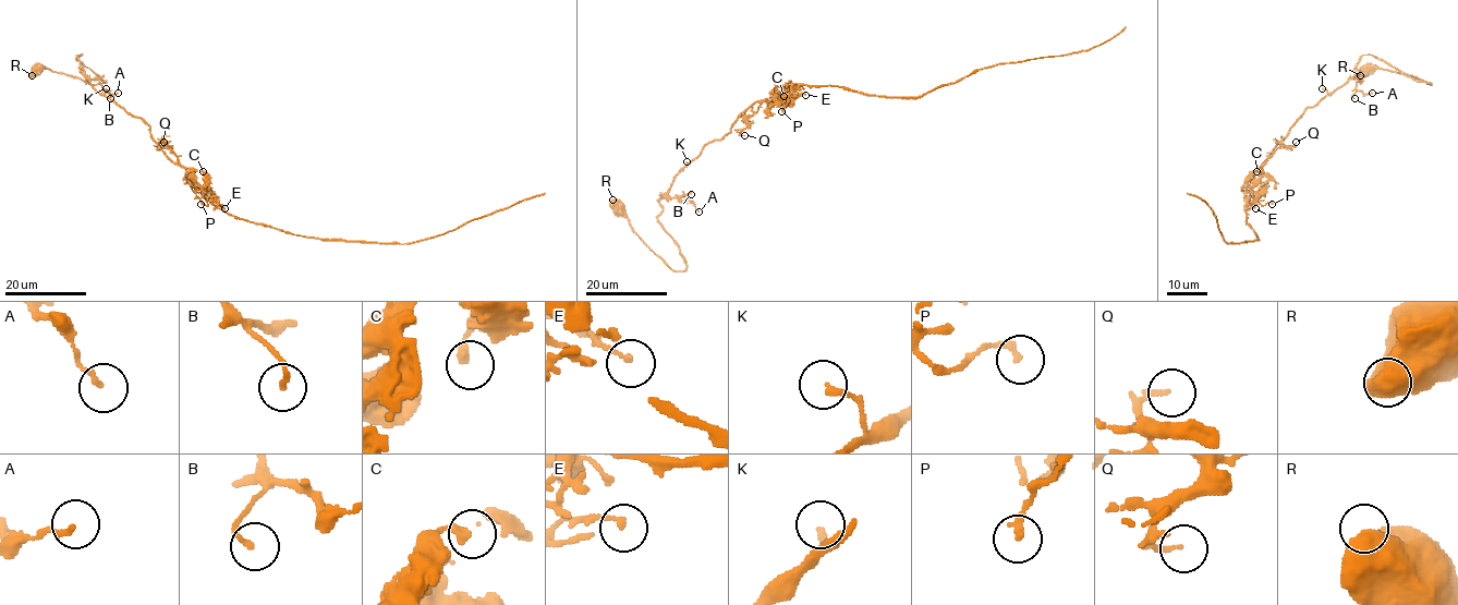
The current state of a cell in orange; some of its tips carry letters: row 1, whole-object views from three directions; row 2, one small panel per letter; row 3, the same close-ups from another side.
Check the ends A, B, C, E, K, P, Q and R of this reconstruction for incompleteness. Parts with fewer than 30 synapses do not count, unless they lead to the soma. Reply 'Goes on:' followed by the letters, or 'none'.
Goes on: none

